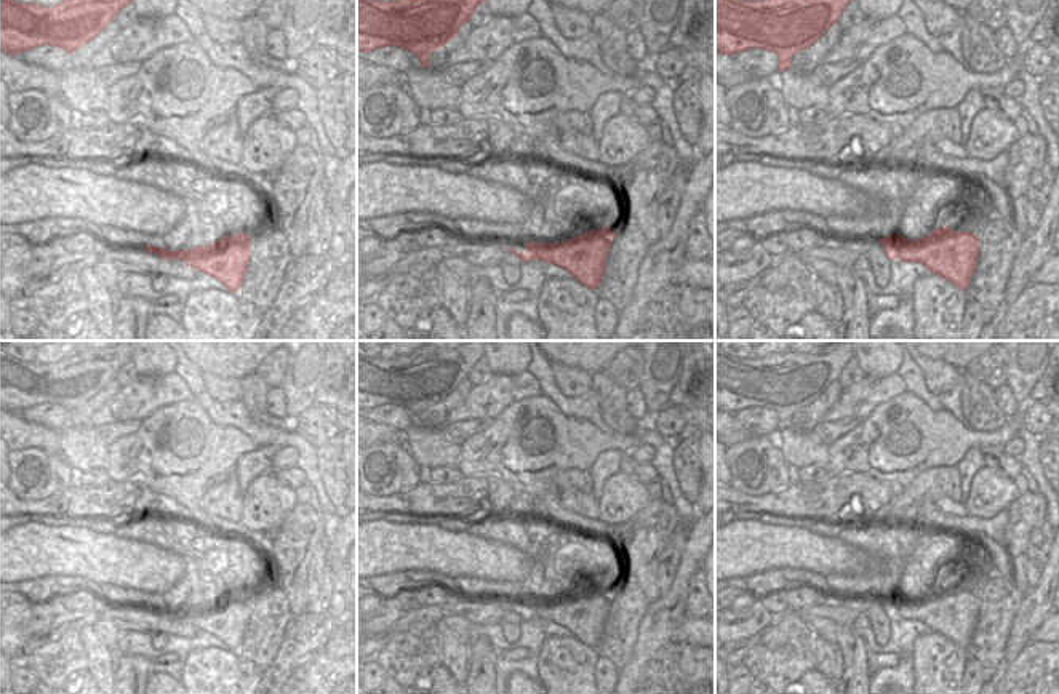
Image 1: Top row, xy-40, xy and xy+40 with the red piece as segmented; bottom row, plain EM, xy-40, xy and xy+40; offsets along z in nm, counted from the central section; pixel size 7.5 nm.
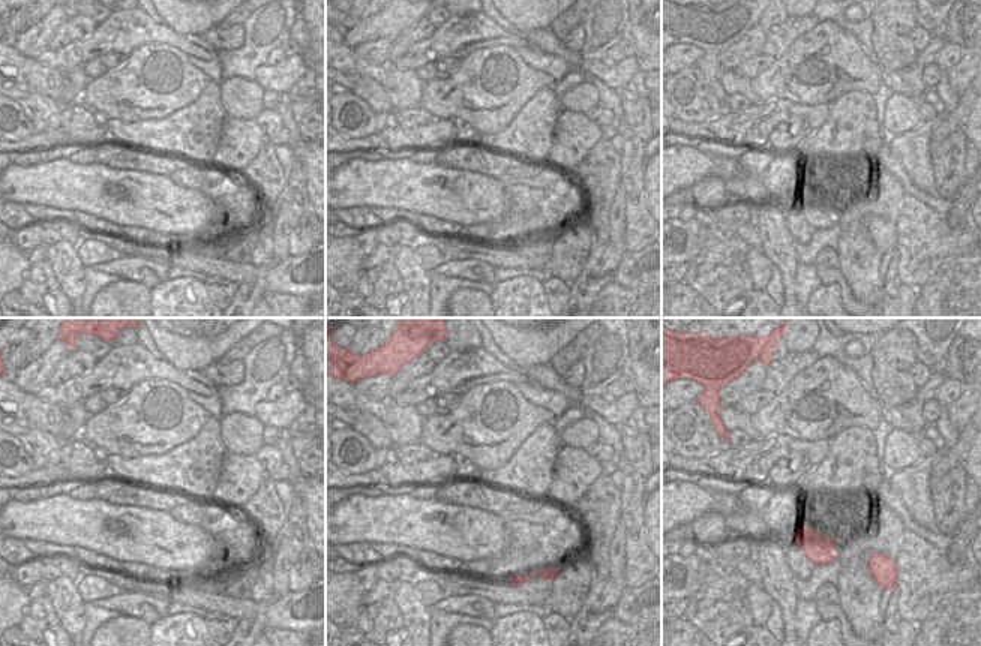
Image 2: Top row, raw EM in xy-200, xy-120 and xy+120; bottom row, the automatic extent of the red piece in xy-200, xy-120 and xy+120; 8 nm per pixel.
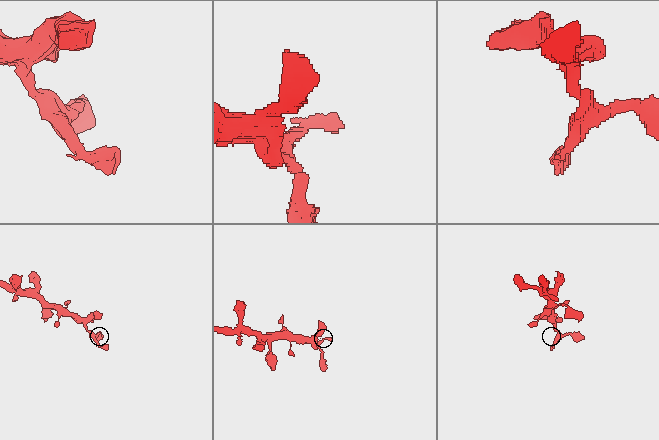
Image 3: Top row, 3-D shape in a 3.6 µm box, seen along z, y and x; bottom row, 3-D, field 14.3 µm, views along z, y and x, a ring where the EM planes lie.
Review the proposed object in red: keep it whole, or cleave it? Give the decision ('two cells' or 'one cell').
two cells

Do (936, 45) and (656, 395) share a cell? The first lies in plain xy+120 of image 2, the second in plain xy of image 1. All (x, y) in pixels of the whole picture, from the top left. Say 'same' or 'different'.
different

